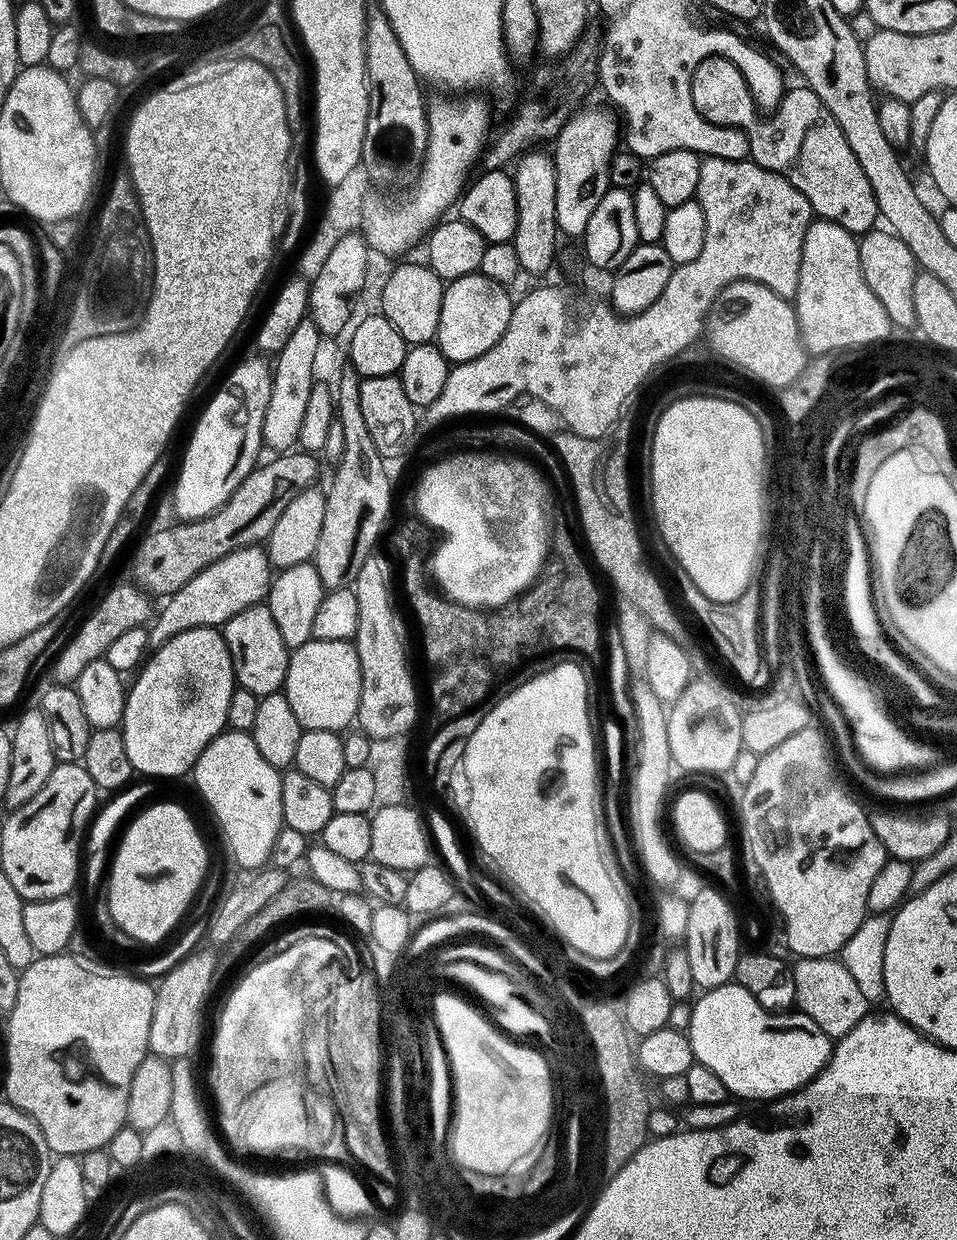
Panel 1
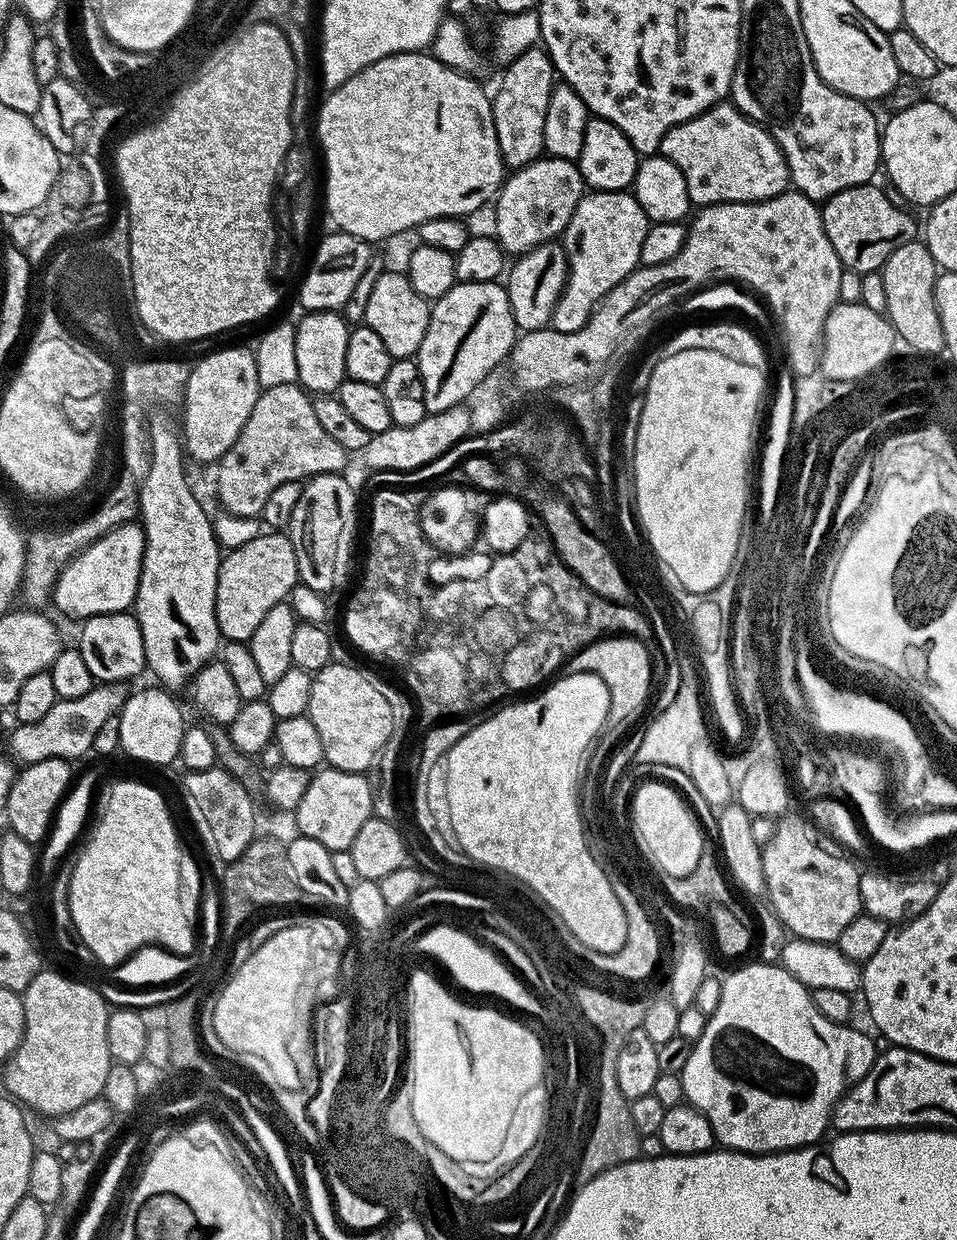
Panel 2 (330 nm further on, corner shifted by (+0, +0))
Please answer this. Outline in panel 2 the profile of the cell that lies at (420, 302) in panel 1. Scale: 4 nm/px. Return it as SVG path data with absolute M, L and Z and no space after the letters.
M383 271L370 293L362 324L382 338L393 360L410 360L419 353L422 338L426 338L431 313L429 301L423 300L414 286L410 286L405 273Z

